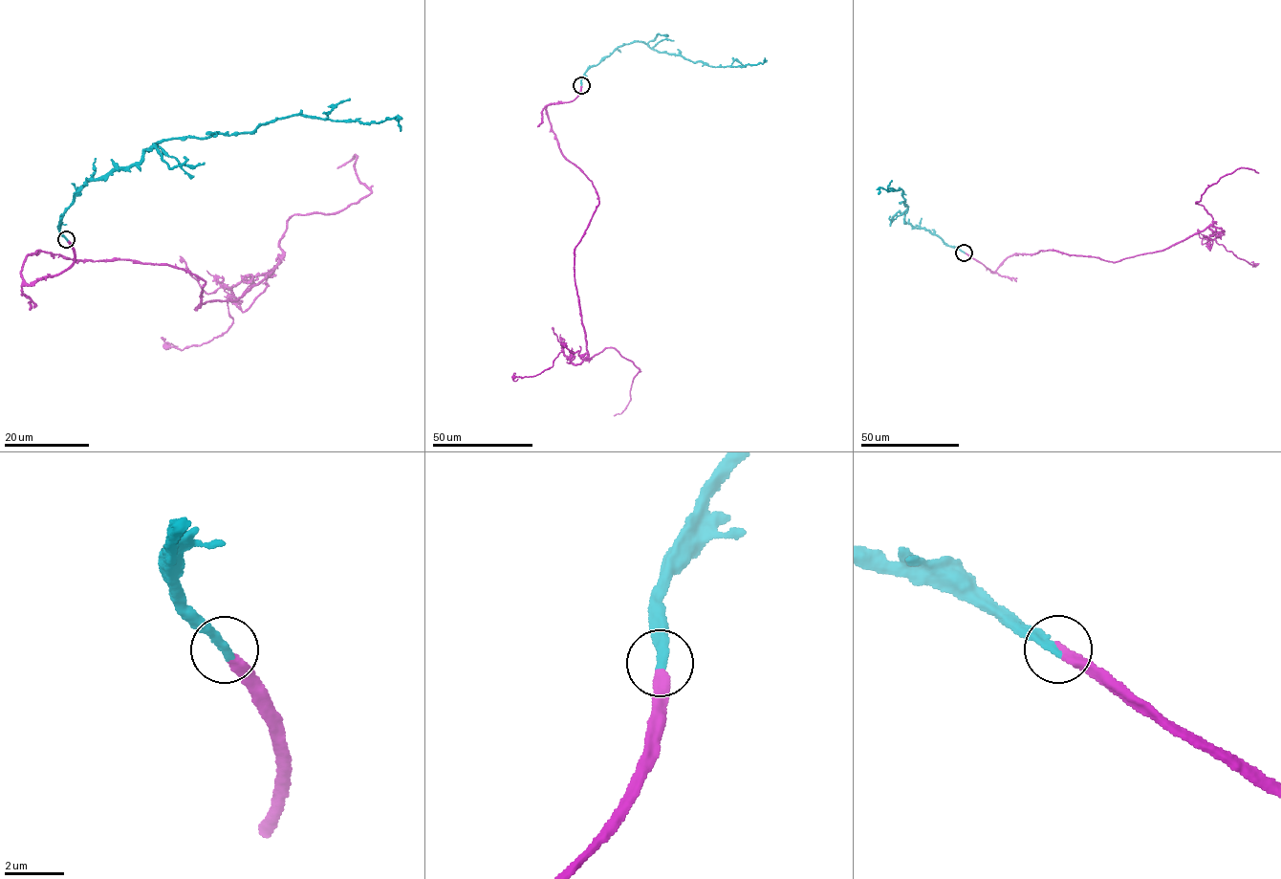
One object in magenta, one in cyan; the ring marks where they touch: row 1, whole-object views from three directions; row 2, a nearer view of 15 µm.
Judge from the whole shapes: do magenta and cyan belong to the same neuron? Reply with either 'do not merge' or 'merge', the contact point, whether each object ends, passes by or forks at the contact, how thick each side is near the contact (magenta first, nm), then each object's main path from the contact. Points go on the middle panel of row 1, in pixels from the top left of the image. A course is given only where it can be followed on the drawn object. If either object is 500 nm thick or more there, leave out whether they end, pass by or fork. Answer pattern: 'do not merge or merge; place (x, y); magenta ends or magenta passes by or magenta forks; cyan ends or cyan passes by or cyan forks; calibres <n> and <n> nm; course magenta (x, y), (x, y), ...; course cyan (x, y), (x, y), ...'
merge; place (581, 85); magenta ends; cyan ends; calibres 320 and 320 nm; course magenta (581, 85), (546, 110), (560, 152), (598, 197), (574, 261), (589, 358), (614, 347), (640, 369), (614, 415); course cyan (581, 85), (583, 73), (618, 47), (635, 42), (713, 66), (745, 66), (764, 59)

